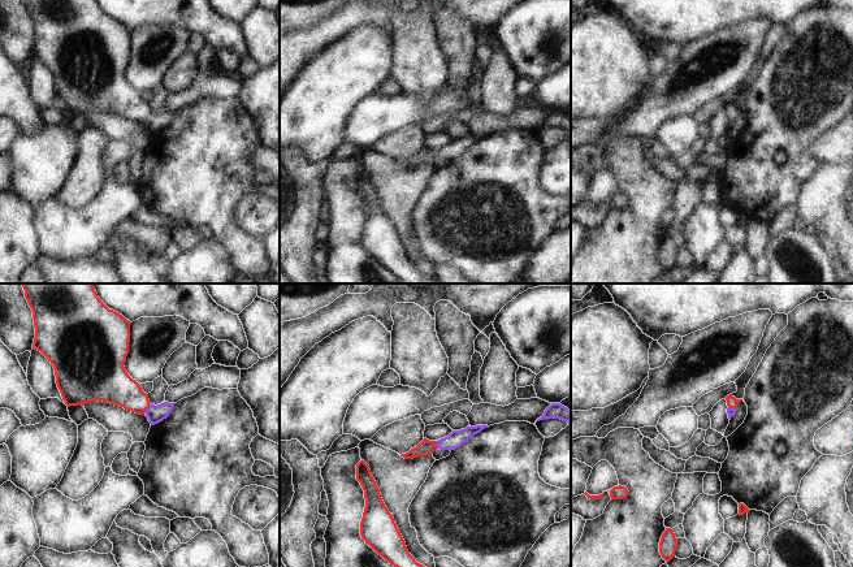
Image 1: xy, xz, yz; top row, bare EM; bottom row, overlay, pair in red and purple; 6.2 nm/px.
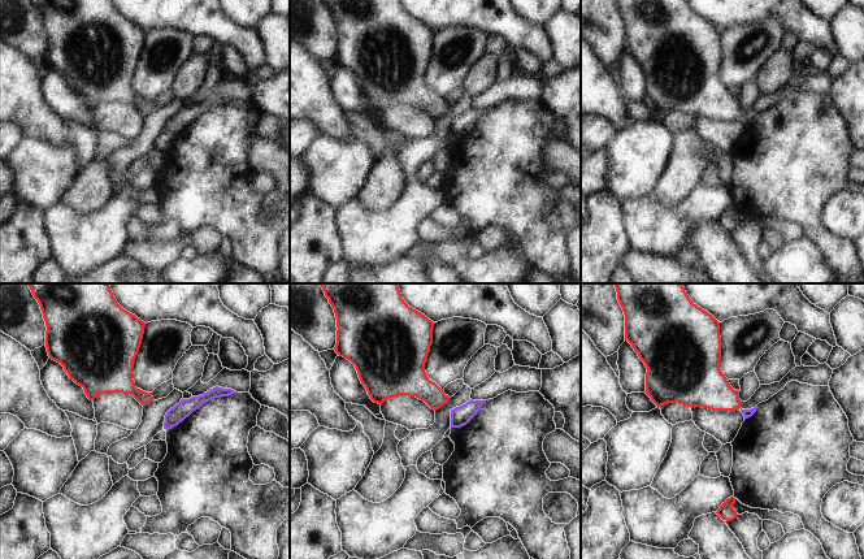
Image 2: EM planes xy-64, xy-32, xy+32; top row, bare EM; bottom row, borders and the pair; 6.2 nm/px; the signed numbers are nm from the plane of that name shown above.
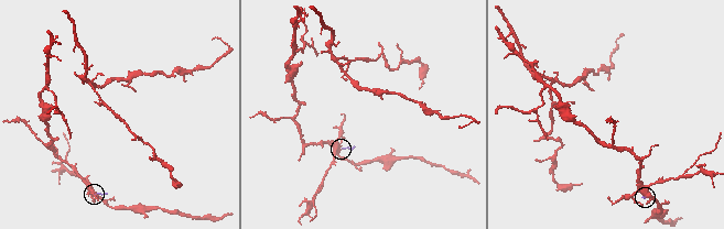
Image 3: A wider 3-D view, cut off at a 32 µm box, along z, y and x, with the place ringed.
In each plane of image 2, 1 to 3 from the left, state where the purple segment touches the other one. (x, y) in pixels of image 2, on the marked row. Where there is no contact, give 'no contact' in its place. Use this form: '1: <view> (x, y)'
1: no contact
2: no contact
3: no contact

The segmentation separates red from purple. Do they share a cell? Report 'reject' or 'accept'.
accept

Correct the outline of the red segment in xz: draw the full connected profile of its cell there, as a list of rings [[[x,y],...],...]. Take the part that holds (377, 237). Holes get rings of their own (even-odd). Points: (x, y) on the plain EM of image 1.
[[[356,173],[356,189],[364,199],[365,216],[360,230],[360,244],[378,264],[404,284],[438,284],[417,272],[408,261],[406,251],[385,215],[369,174]]]

